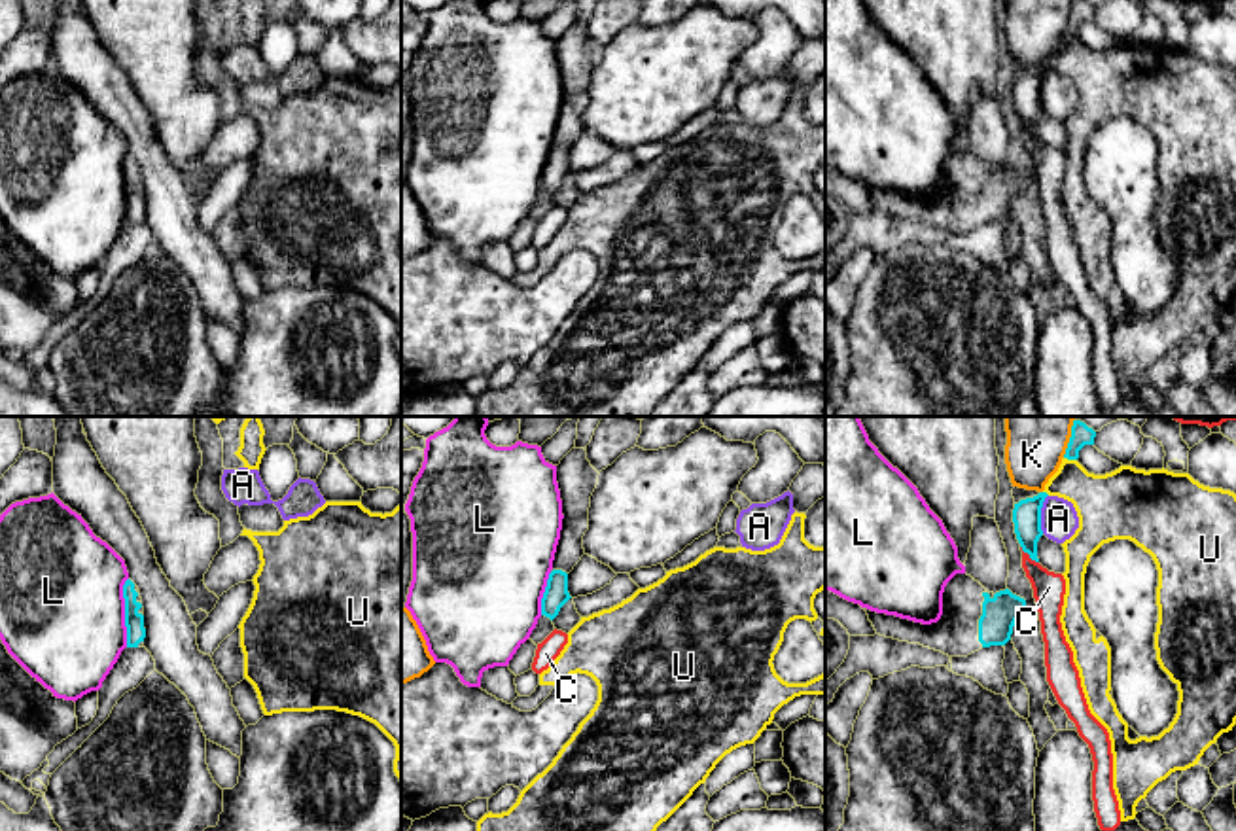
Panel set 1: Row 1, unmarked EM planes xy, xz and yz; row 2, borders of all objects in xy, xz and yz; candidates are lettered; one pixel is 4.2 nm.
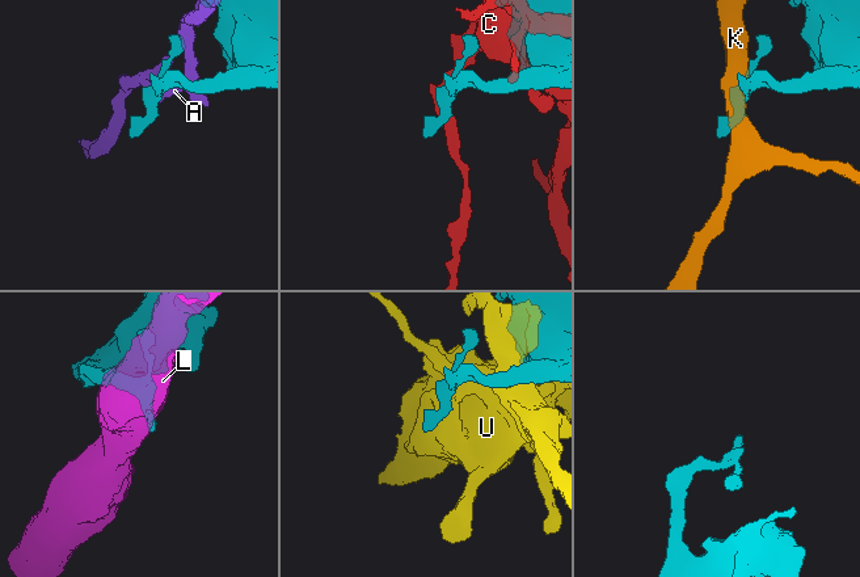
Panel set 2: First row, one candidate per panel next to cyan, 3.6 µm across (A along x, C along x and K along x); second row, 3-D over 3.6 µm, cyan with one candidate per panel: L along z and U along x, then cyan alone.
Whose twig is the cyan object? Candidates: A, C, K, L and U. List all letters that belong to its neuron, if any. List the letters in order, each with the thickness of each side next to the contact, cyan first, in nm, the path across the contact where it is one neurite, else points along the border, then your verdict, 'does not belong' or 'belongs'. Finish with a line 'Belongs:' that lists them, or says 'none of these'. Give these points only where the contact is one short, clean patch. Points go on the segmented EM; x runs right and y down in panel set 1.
A: 130/160 nm | does not belong
C: 130/140 nm | does not belong
K: 90/280 nm | does not belong
L: 80/500 nm | along xy (127, 578), (123, 585), (125, 646) | does not belong
U: 90/260 nm | does not belong
Belongs: none of these

